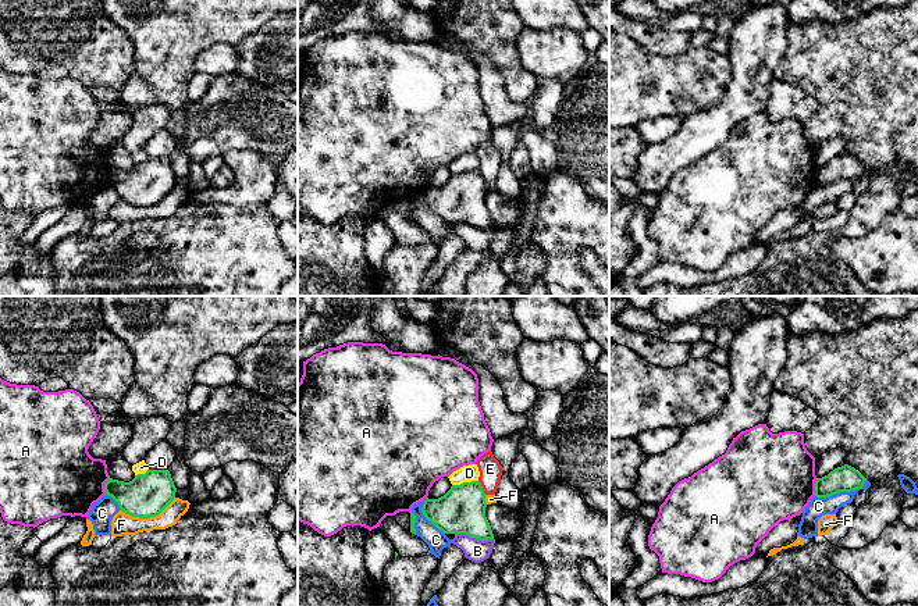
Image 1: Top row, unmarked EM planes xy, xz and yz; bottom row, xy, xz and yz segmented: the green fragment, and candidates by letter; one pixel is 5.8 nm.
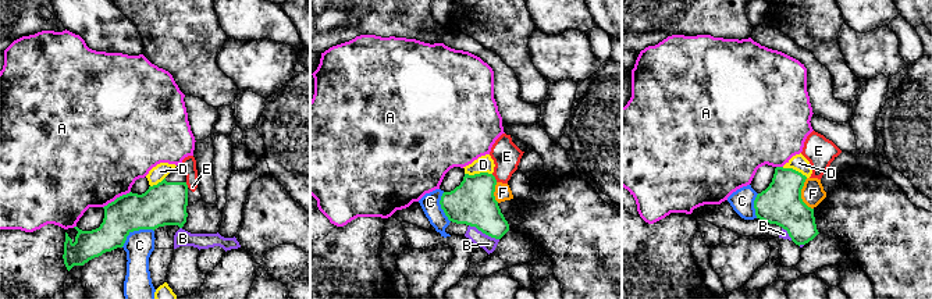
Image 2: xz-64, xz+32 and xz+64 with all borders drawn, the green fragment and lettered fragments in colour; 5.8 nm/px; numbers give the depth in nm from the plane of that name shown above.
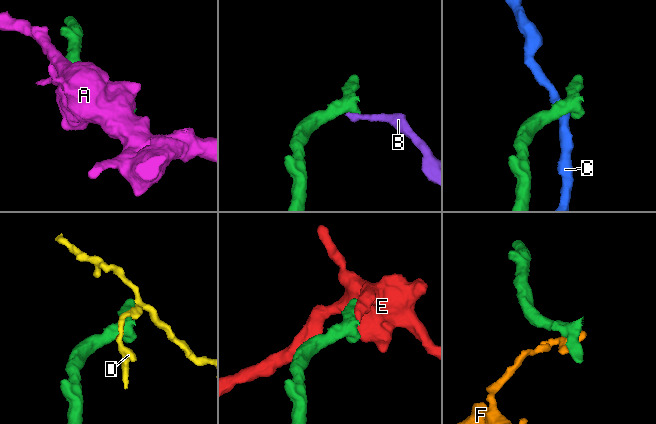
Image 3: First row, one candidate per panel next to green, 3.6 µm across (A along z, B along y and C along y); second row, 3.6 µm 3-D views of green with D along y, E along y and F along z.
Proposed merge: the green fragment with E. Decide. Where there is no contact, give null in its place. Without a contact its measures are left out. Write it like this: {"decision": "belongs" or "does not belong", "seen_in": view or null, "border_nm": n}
{"decision": "does not belong", "seen_in": "xz", "border_nm": 90}

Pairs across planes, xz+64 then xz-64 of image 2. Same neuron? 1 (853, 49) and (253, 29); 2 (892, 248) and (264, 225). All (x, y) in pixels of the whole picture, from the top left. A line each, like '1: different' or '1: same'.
1: different
2: same

